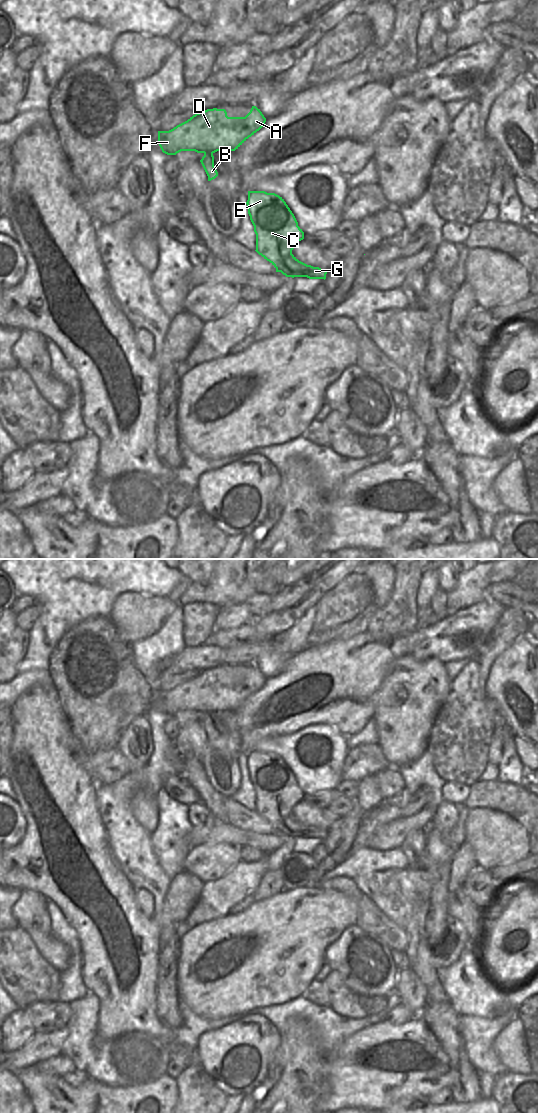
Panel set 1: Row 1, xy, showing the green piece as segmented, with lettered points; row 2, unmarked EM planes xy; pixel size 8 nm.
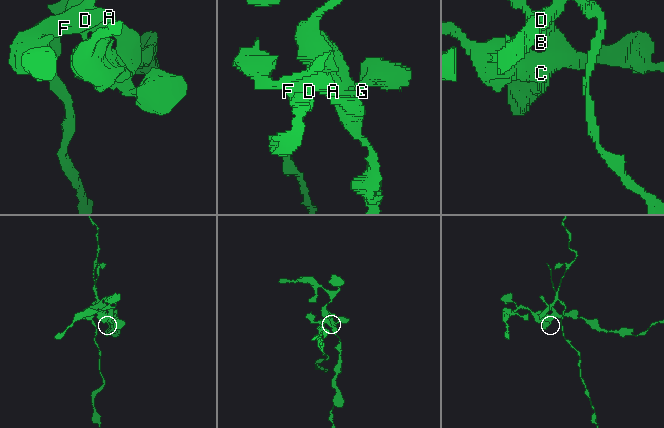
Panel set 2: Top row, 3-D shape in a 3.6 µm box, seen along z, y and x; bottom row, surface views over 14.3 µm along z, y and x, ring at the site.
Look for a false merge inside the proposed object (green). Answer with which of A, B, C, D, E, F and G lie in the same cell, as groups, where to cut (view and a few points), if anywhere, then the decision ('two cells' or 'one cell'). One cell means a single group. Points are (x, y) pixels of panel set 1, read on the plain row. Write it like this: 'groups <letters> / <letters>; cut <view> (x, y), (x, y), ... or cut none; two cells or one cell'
groups A C D E F G / B; cut xy (204, 712), (212, 714); two cells

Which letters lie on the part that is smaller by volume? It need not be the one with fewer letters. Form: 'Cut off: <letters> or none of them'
Cut off: B

